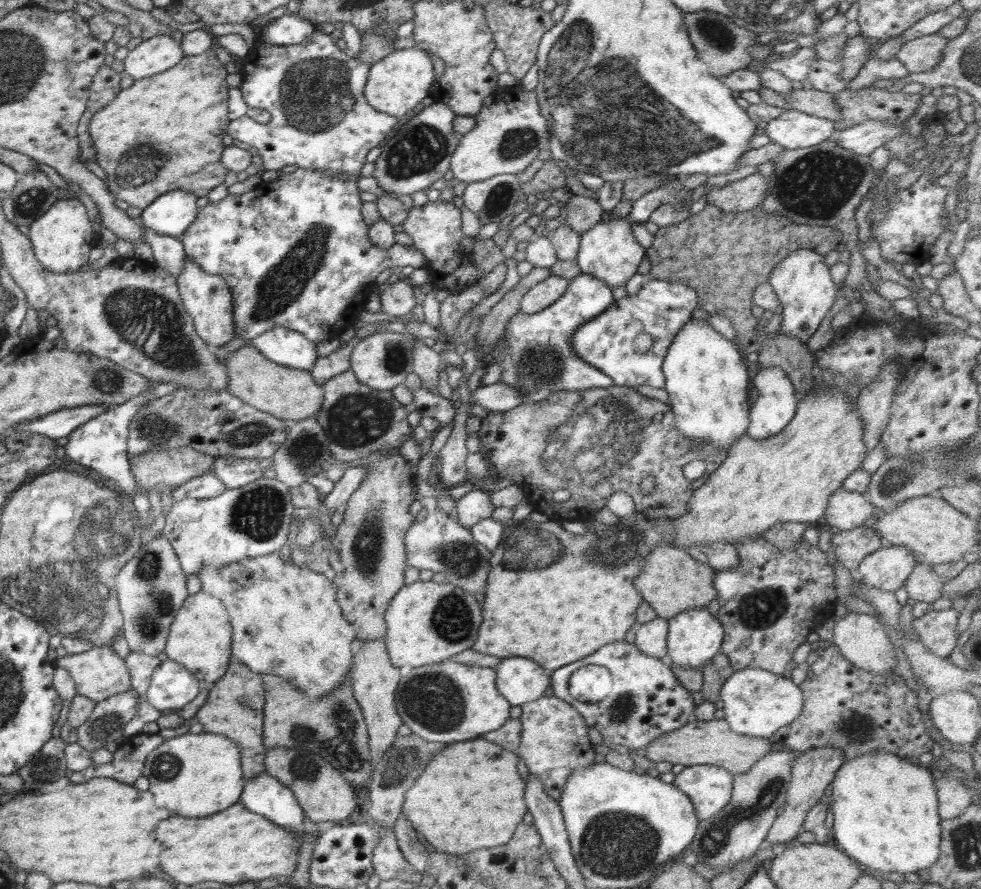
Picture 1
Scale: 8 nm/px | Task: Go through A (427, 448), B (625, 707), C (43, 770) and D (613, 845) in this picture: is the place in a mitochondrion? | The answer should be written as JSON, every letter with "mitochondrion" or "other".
{"A":"other","B":"mitochondrion","C":"mitochondrion","D":"mitochondrion"}

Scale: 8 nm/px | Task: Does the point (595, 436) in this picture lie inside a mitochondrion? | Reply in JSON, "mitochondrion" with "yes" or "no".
{"mitochondrion":"yes"}

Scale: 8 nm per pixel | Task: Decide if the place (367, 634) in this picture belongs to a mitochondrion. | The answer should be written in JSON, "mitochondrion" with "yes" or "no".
{"mitochondrion":"no"}

